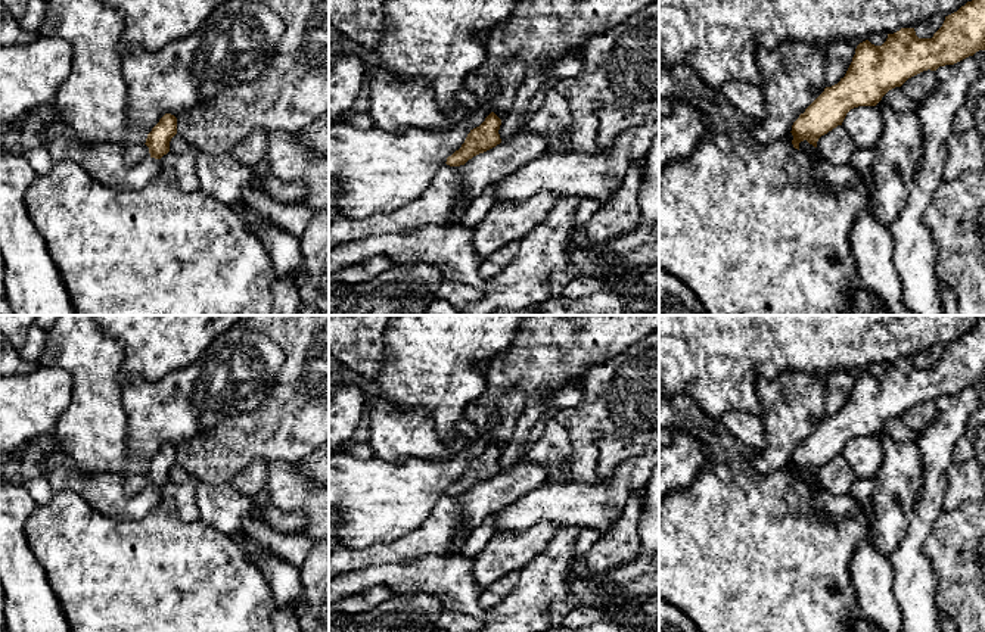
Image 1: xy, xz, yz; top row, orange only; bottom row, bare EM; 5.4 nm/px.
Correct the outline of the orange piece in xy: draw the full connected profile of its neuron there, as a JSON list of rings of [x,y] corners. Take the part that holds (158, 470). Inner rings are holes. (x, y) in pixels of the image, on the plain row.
[[[165,443],[147,464],[146,476],[150,486],[136,495],[124,494],[122,473],[77,473],[55,467],[46,473],[53,494],[75,489],[84,501],[114,520],[139,520],[158,505],[159,489],[170,482],[170,471],[177,464],[177,448]]]

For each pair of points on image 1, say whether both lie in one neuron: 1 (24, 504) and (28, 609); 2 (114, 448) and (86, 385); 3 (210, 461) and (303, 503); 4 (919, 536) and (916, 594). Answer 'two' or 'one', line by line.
1: one
2: one
3: two
4: one

